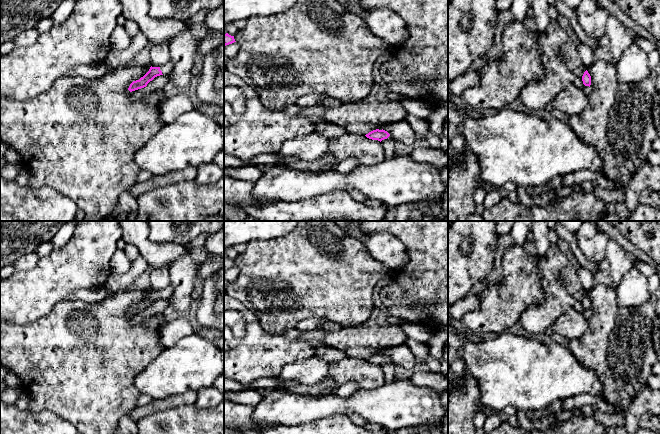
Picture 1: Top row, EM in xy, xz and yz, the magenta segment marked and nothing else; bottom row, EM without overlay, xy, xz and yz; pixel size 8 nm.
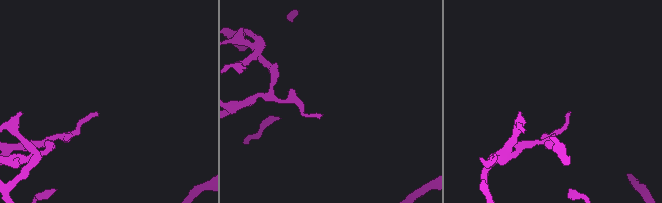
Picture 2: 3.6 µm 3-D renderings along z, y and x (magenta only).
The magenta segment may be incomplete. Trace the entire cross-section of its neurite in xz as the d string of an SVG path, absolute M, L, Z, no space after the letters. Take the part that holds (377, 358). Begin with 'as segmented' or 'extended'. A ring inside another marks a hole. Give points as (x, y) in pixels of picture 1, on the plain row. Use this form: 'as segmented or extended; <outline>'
as segmented; M376 353L369 356L365 360L369 363L378 364L381 366L382 364L387 363L390 360L390 358L383 353L382 354Z

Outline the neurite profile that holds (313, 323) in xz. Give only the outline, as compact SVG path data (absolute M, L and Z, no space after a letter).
M319 318L305 319L297 324L296 329L301 331L315 330L315 329L318 329L320 323L321 323L321 320Z

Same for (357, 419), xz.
M349 412L347 415L352 420L352 422L355 423L356 425L365 426L366 421L360 415L353 412Z

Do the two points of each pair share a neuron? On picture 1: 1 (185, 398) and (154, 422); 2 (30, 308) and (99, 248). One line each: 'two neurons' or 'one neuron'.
1: two neurons
2: one neuron

